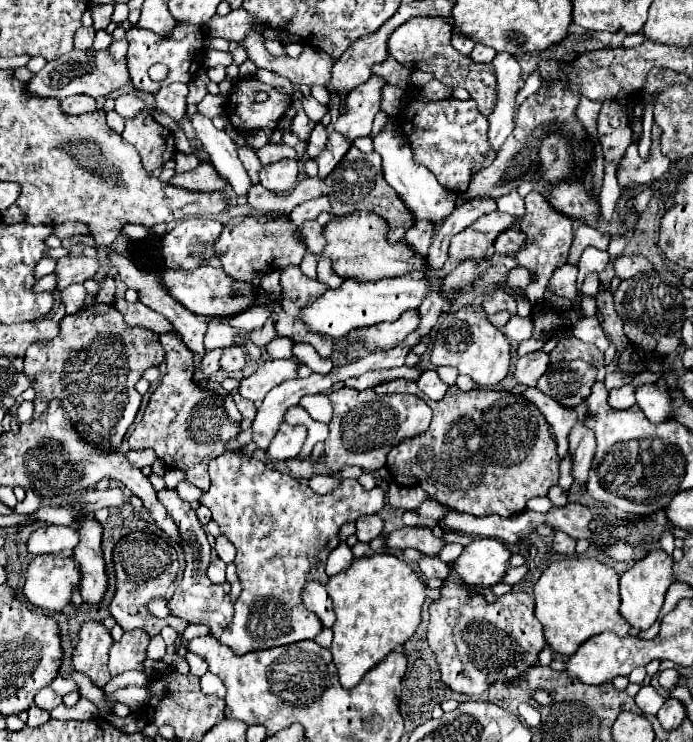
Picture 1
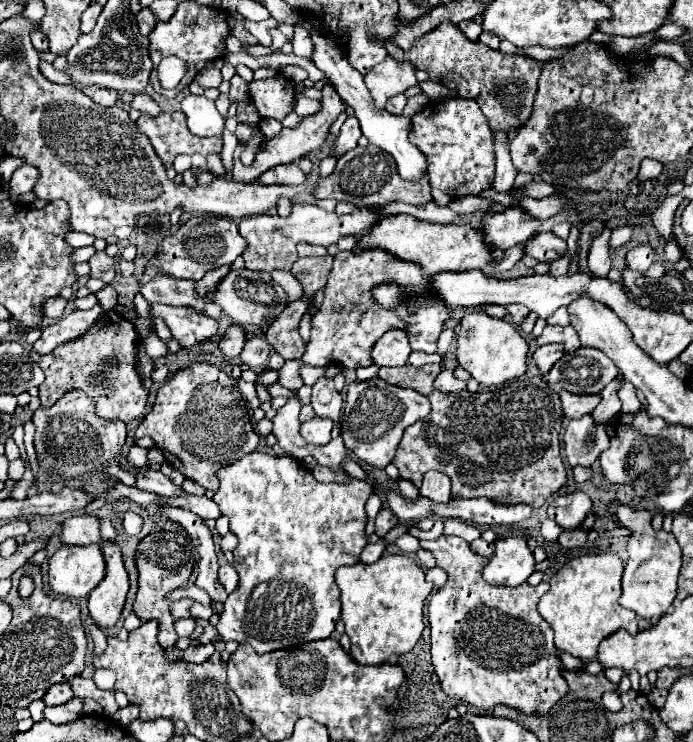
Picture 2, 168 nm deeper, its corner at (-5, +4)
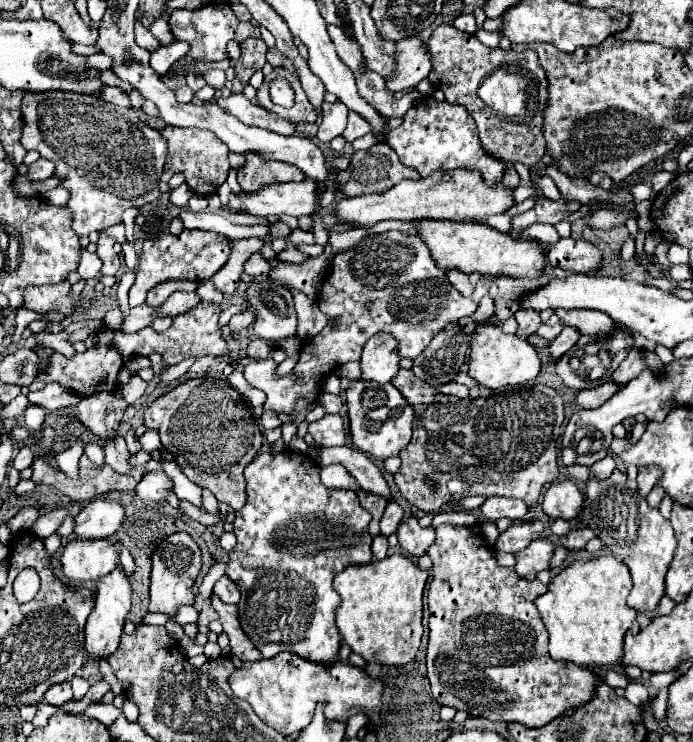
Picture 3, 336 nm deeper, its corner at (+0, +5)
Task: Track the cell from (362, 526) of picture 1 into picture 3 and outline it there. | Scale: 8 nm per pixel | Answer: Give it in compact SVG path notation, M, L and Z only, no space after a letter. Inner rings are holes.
M391 502L391 504L387 504L387 508L385 508L385 514L383 514L383 518L381 518L381 534L383 536L389 536L389 534L393 534L395 532L395 528L397 528L397 524L403 520L403 510L401 510L401 506L399 504L395 504L395 502Z

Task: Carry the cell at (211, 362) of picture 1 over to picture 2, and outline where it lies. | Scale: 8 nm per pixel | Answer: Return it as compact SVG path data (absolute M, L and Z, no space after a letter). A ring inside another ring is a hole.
M230 325L224 333L224 337L220 339L220 351L226 355L226 357L238 357L244 349L244 343L246 343L246 331L242 325Z

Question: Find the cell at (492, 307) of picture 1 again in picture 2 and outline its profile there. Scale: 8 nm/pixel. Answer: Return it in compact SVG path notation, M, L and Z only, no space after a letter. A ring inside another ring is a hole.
M508 305L508 307L506 307L506 311L508 311L508 313L510 313L510 317L514 319L514 325L520 325L520 323L528 317L528 313L530 313L530 311L528 311L528 309L524 309L522 305Z

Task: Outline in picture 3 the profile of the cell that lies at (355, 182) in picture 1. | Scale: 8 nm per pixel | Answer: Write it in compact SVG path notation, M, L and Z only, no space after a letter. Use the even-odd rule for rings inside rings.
M375 144L369 150L357 150L351 154L349 168L337 172L335 176L335 188L345 198L351 198L351 196L363 196L363 194L373 194L373 192L385 192L405 178L419 180L421 176L419 172L415 172L415 168L407 168L405 164L401 164L393 148L389 148L387 144Z

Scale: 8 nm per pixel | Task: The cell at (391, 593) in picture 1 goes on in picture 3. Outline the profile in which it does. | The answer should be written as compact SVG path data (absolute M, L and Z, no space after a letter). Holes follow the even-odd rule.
M393 554L363 566L347 566L335 576L335 592L341 596L337 608L337 628L351 650L367 662L401 666L415 658L423 636L421 610L423 590L429 572L413 564L411 558Z

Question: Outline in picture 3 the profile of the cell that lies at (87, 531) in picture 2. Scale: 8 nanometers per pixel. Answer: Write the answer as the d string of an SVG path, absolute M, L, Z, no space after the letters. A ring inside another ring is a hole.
M101 498L93 500L75 516L75 536L85 540L109 538L121 526L123 516L125 514L121 504Z

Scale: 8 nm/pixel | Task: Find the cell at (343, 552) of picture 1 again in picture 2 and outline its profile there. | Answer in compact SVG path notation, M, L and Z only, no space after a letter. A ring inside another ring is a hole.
M378 539L376 543L368 543L361 553L360 562L371 564L374 561L378 561L382 557L384 549L386 549L386 541L384 539Z

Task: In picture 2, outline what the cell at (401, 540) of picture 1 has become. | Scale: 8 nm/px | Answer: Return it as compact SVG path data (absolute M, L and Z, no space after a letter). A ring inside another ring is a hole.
M440 535L434 541L420 541L420 547L432 551L436 567L448 573L448 579L428 603L428 621L432 627L432 665L440 679L442 691L478 711L490 711L496 705L504 705L522 713L546 715L566 693L568 683L562 675L564 667L558 649L552 643L552 629L538 613L540 597L550 589L546 581L532 587L528 583L520 587L494 587L484 581L482 569L488 563L486 557L476 555L460 537Z

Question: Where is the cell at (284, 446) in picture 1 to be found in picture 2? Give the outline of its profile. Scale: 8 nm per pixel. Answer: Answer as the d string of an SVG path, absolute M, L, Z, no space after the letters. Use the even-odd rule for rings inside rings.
M314 417L308 423L302 423L300 433L304 437L306 443L312 445L326 445L332 439L332 427L334 421L332 419L322 419L322 417Z

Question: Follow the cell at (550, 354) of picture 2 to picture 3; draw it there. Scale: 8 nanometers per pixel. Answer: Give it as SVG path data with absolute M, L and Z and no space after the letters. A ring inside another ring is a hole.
M563 326L563 330L561 330L561 334L547 346L547 350L549 350L549 354L551 354L551 358L553 360L557 360L557 358L561 358L567 350L571 350L573 348L573 344L579 340L579 332L577 332L577 328L569 328L569 326Z

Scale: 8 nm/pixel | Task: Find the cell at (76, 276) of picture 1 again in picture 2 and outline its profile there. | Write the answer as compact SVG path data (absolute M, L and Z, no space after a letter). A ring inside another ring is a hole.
M104 251L96 253L88 263L92 267L92 275L90 277L102 279L106 283L112 283L112 279L116 277L116 259L110 257L110 255L106 255Z

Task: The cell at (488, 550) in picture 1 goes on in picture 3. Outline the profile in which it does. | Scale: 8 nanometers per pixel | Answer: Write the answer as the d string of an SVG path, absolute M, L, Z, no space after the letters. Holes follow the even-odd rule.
M533 540L527 548L523 548L515 554L515 572L517 572L517 576L523 578L527 574L547 570L551 552L553 552L553 546L551 546L549 540Z

